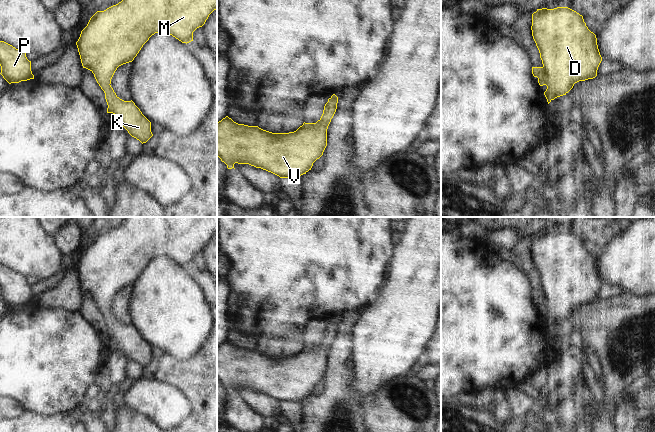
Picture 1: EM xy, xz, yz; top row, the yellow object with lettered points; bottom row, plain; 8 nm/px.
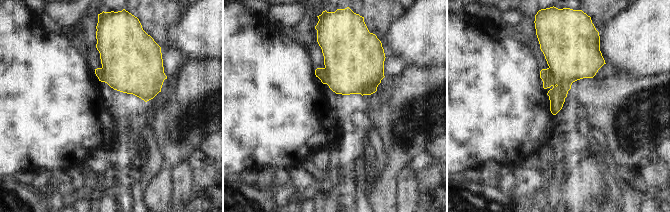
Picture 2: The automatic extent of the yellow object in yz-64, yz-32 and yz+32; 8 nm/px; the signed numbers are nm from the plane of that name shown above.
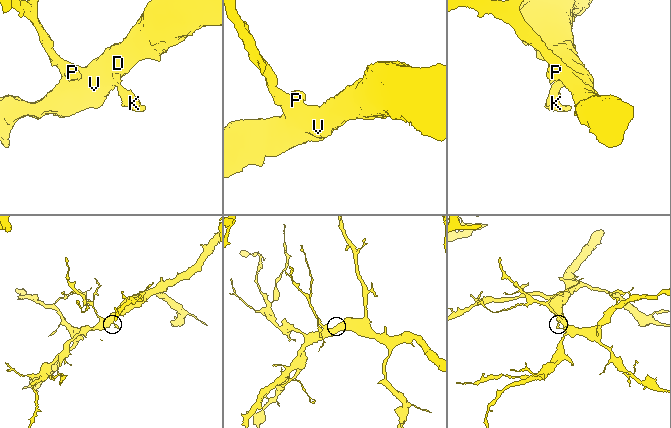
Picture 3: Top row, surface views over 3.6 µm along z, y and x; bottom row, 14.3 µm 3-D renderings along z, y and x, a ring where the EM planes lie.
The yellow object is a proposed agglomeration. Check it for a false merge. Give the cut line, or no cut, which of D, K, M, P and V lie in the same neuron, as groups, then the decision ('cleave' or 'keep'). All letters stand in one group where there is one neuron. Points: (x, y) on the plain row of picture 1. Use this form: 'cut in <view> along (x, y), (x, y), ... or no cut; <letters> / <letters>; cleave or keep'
no cut; D K M P V; keep

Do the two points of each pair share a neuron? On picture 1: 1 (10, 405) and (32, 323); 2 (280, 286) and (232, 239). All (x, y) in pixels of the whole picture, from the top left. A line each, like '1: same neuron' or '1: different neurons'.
1: different neurons
2: same neuron

